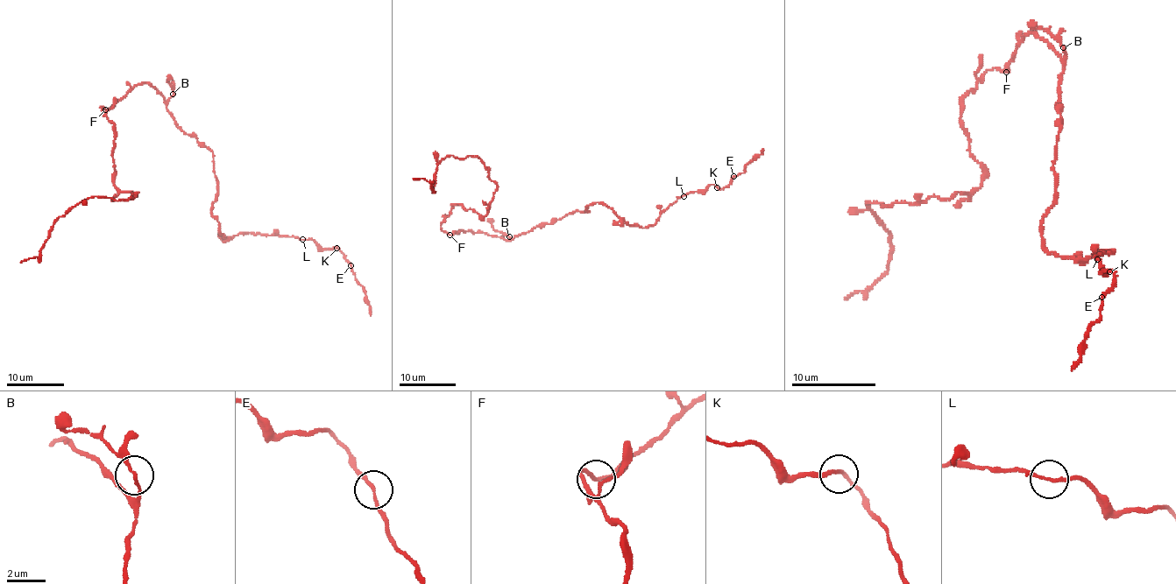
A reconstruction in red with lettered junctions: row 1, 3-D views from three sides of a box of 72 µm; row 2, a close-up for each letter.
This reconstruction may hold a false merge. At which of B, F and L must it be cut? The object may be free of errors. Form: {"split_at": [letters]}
{"split_at": []}

